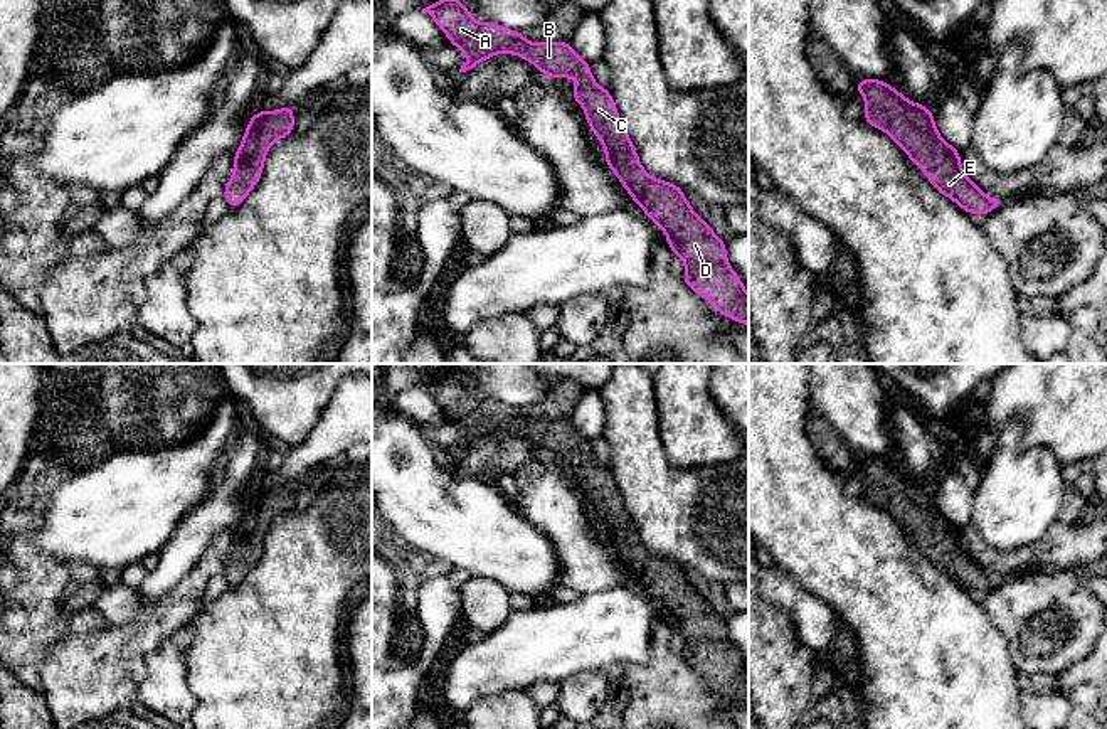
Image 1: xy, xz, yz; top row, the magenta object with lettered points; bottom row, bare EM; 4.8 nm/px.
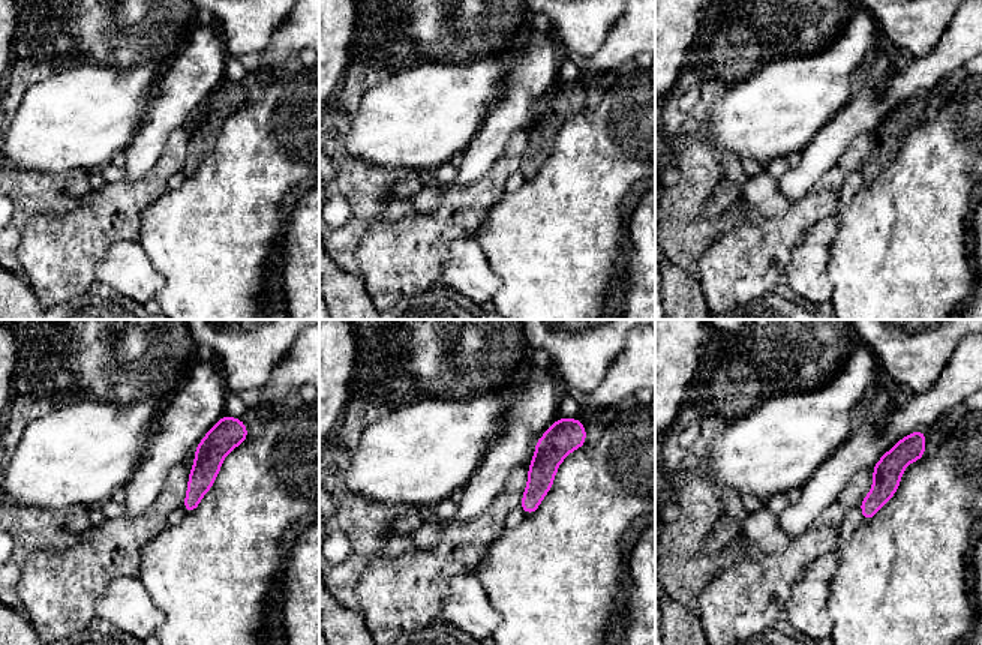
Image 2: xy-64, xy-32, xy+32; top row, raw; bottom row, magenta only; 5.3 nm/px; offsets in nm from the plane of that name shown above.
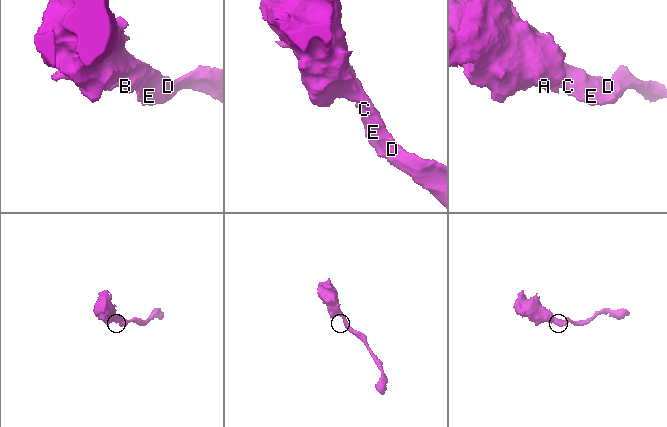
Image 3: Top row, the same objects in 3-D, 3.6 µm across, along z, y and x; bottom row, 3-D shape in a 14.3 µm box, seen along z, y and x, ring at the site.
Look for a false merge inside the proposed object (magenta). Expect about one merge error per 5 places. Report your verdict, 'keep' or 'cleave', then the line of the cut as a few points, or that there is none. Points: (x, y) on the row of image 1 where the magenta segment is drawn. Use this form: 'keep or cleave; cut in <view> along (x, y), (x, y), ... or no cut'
keep; no cut

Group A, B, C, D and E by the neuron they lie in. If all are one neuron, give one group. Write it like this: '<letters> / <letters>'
A B C D E

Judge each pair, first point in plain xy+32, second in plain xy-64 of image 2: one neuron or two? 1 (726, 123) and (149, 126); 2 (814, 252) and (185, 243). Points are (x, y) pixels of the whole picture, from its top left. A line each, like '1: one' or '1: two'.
1: two
2: two

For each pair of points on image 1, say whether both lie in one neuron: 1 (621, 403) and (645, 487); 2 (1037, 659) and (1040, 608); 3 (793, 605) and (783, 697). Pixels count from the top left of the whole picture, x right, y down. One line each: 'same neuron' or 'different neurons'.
1: same neuron
2: same neuron
3: different neurons

